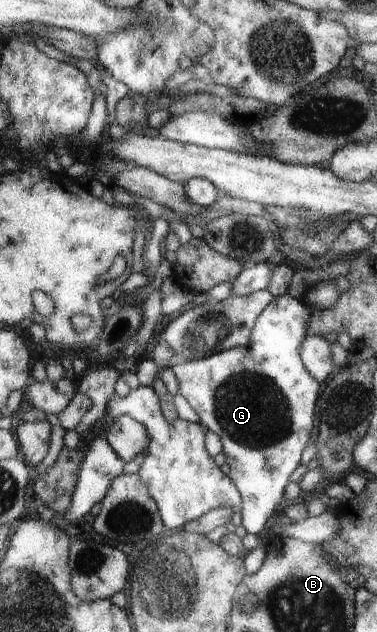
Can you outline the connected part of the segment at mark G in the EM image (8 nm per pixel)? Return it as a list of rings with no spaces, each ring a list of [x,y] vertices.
[[[277,295],[273,297],[259,316],[255,319],[250,333],[247,337],[247,342],[242,345],[237,345],[222,351],[213,353],[212,355],[200,358],[191,359],[183,363],[174,363],[173,370],[175,371],[175,378],[178,384],[177,394],[180,400],[186,402],[198,416],[198,422],[207,431],[213,432],[219,437],[222,452],[225,456],[225,463],[229,466],[228,474],[231,477],[231,482],[239,489],[240,506],[237,510],[241,516],[241,526],[243,526],[246,533],[253,534],[253,536],[261,536],[265,533],[271,518],[278,514],[279,508],[282,506],[284,500],[282,497],[286,484],[289,483],[288,478],[295,467],[300,464],[301,452],[305,448],[305,444],[309,442],[309,434],[313,428],[313,408],[315,408],[315,401],[319,394],[319,383],[304,369],[298,350],[303,339],[308,335],[308,322],[310,321],[311,309],[303,303],[300,298],[294,299],[289,296]]]

